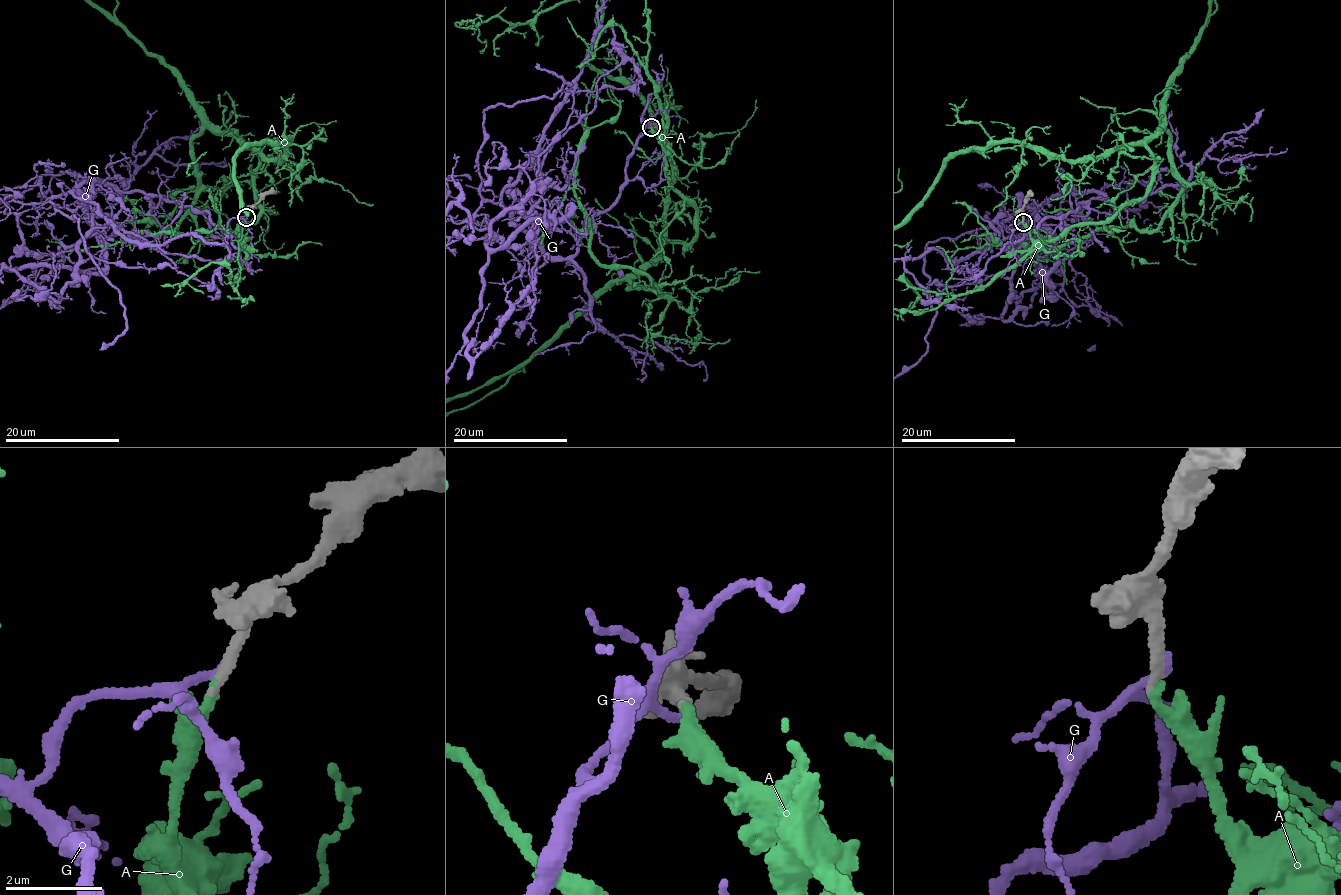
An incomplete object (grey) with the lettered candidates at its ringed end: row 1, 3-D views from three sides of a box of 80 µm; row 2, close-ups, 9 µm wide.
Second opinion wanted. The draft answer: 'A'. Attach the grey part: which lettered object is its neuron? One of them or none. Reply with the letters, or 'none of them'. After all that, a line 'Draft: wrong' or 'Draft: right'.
A
Draft: right

